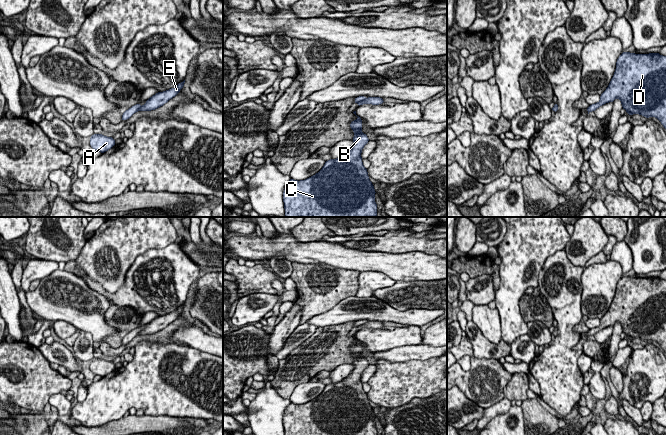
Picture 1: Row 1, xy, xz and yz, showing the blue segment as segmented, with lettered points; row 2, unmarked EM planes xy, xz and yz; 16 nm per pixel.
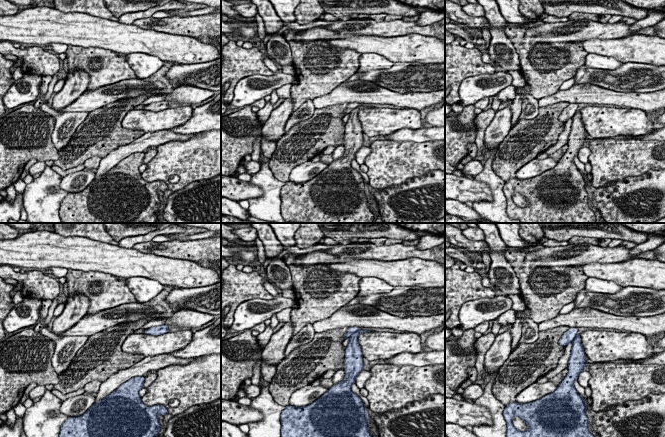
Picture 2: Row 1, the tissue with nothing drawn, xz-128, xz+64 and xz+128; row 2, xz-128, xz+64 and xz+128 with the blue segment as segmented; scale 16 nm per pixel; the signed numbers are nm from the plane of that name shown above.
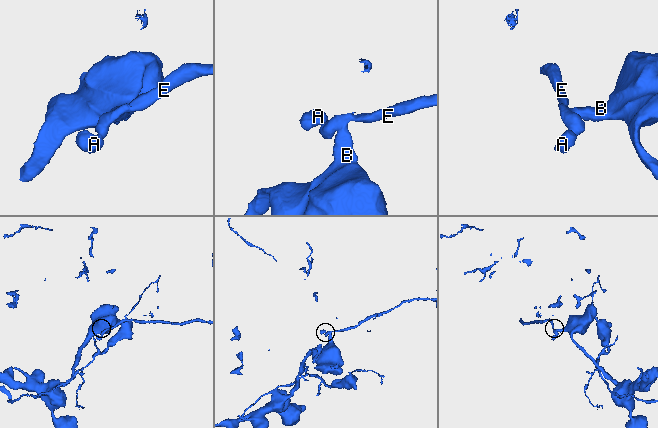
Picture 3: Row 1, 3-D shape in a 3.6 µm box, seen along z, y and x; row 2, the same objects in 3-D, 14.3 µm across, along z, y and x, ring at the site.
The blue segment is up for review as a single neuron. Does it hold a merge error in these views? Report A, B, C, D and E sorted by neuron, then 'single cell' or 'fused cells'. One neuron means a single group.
A / B C D E | fused cells

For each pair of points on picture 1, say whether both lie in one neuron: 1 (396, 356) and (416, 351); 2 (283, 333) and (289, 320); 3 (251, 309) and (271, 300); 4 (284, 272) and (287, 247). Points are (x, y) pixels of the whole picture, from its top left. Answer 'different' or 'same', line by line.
1: same
2: same
3: same
4: different

